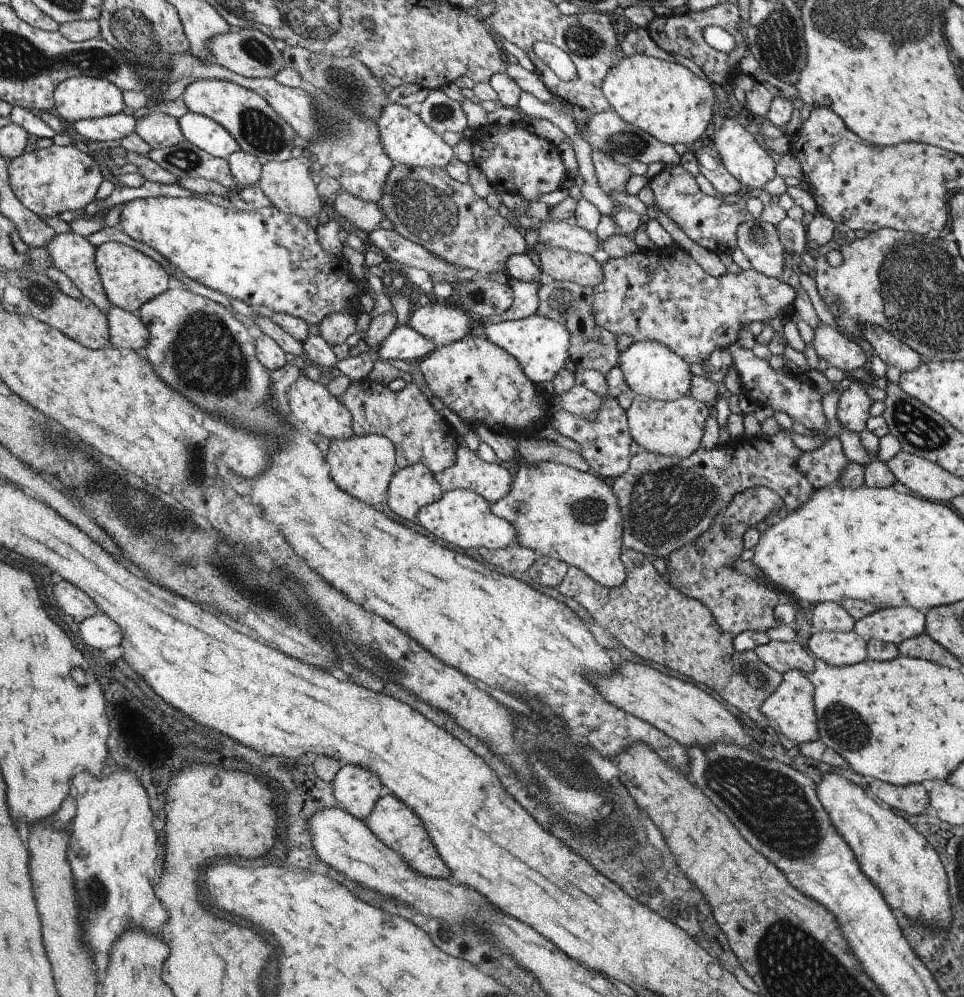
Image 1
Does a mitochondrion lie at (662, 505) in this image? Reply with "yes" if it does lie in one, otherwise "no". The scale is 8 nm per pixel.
yes

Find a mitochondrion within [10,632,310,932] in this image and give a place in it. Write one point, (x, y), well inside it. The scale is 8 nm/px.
(96, 891)

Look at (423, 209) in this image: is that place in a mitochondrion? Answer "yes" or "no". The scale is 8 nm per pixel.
yes

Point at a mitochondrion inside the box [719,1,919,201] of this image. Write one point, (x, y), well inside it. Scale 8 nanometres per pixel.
(778, 40)

